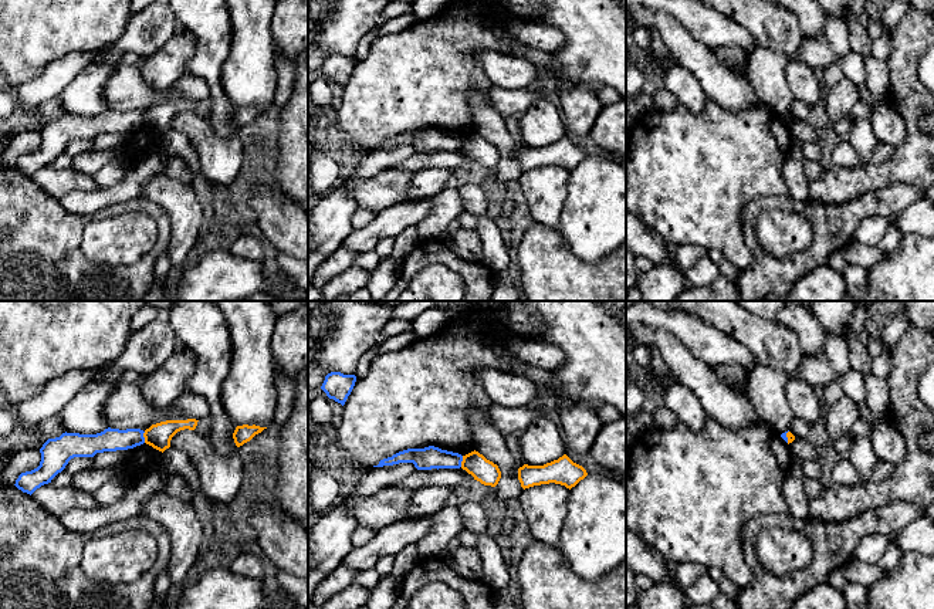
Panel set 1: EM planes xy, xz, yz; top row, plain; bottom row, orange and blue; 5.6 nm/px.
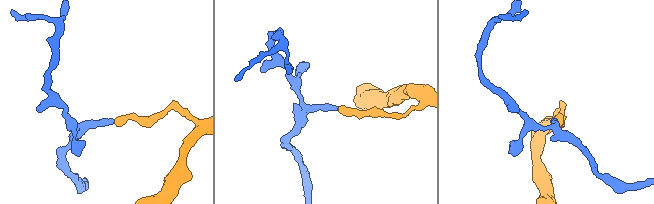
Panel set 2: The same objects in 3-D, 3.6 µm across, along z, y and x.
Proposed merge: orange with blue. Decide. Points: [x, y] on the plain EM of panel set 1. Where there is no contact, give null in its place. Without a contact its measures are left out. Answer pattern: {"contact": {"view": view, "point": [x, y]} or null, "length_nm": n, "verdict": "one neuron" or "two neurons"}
{"contact": {"view": "xy", "point": [144, 118]}, "length_nm": 60, "verdict": "two neurons"}

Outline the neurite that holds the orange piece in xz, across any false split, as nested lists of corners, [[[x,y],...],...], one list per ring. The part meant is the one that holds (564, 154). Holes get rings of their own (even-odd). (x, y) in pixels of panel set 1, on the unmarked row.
[[[566,136],[544,148],[524,146],[518,150],[518,162],[524,172],[549,165],[561,166],[571,172],[586,158],[586,152],[573,145]]]

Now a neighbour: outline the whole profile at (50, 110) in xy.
[[[58,97],[40,104],[34,109],[31,109],[31,112],[47,122],[60,119],[62,115],[65,115],[58,104]]]

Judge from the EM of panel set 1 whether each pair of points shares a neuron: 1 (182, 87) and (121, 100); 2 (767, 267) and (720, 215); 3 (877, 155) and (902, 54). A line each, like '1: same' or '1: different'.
1: same
2: different
3: different

